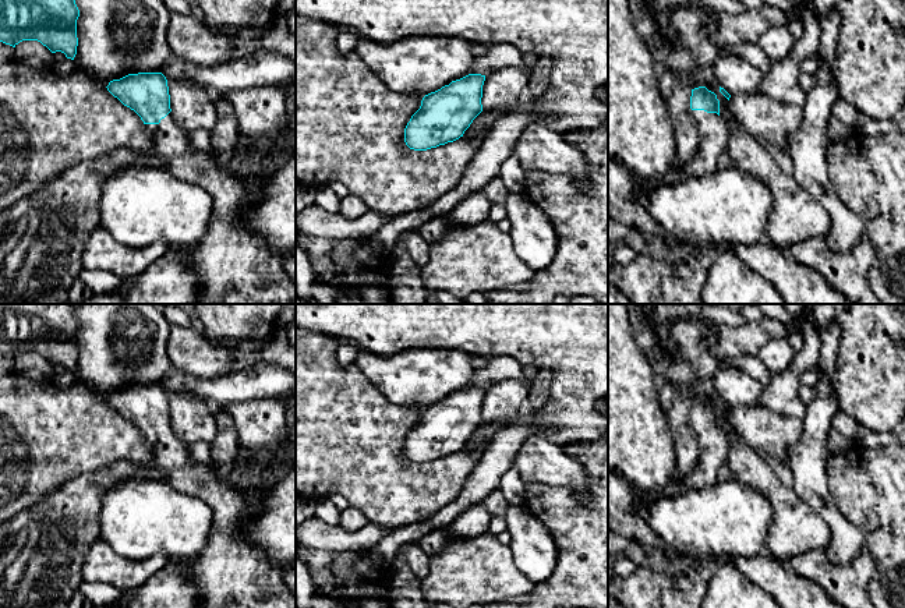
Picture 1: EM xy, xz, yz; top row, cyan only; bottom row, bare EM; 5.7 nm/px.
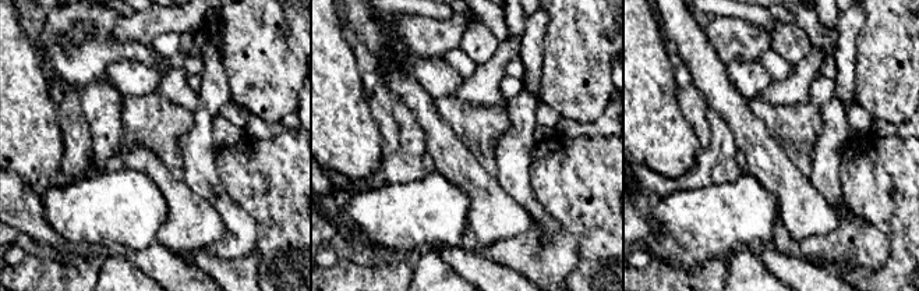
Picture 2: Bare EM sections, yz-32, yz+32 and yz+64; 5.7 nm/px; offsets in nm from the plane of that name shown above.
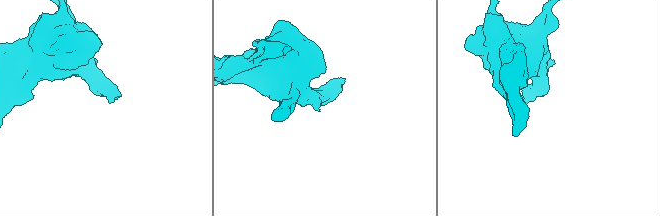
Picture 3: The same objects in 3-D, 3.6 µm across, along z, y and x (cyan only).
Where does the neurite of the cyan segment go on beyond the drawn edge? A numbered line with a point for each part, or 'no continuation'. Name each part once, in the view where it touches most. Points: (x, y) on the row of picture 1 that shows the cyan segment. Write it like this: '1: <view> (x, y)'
1: yz (713, 137)

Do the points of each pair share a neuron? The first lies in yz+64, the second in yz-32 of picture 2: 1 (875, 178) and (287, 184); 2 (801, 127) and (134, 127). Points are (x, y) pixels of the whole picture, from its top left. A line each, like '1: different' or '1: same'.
1: same
2: same

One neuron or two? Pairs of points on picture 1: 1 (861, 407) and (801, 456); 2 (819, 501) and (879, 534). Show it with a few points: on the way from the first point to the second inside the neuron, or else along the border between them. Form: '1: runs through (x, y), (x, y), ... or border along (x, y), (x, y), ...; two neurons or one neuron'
1: border along (834, 386), (840, 409); two neurons
2: border along (827, 485), (834, 505), (865, 538); two neurons

